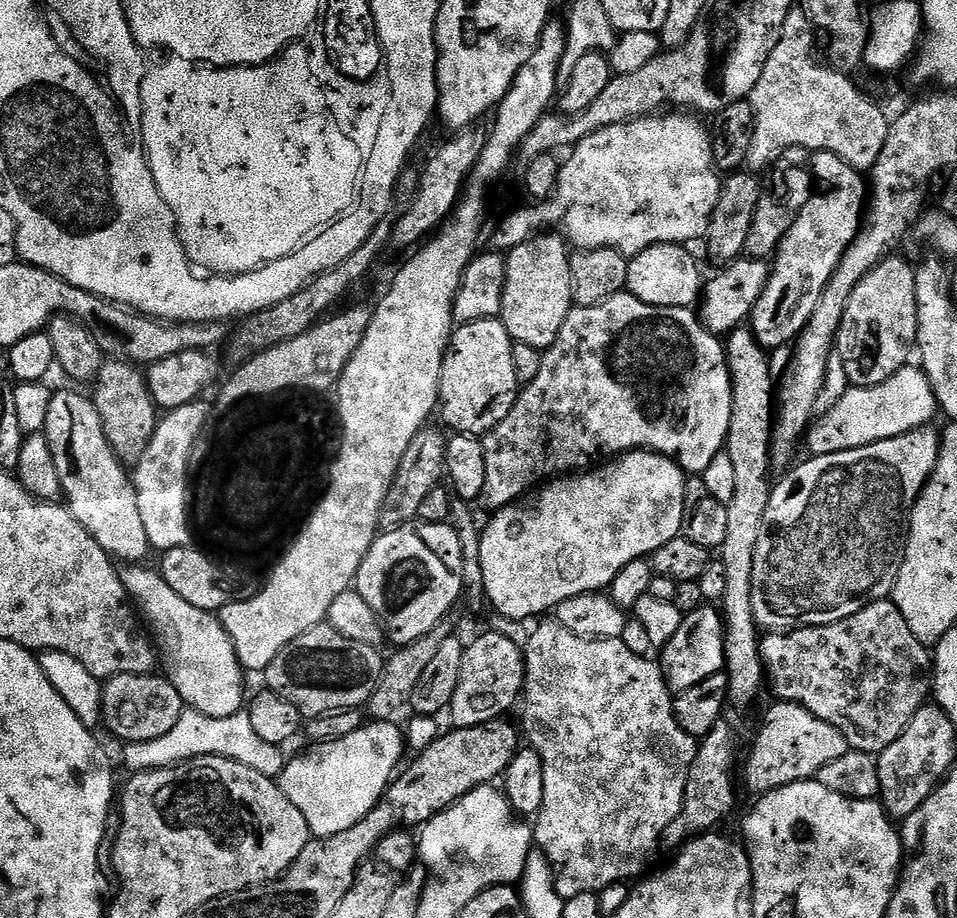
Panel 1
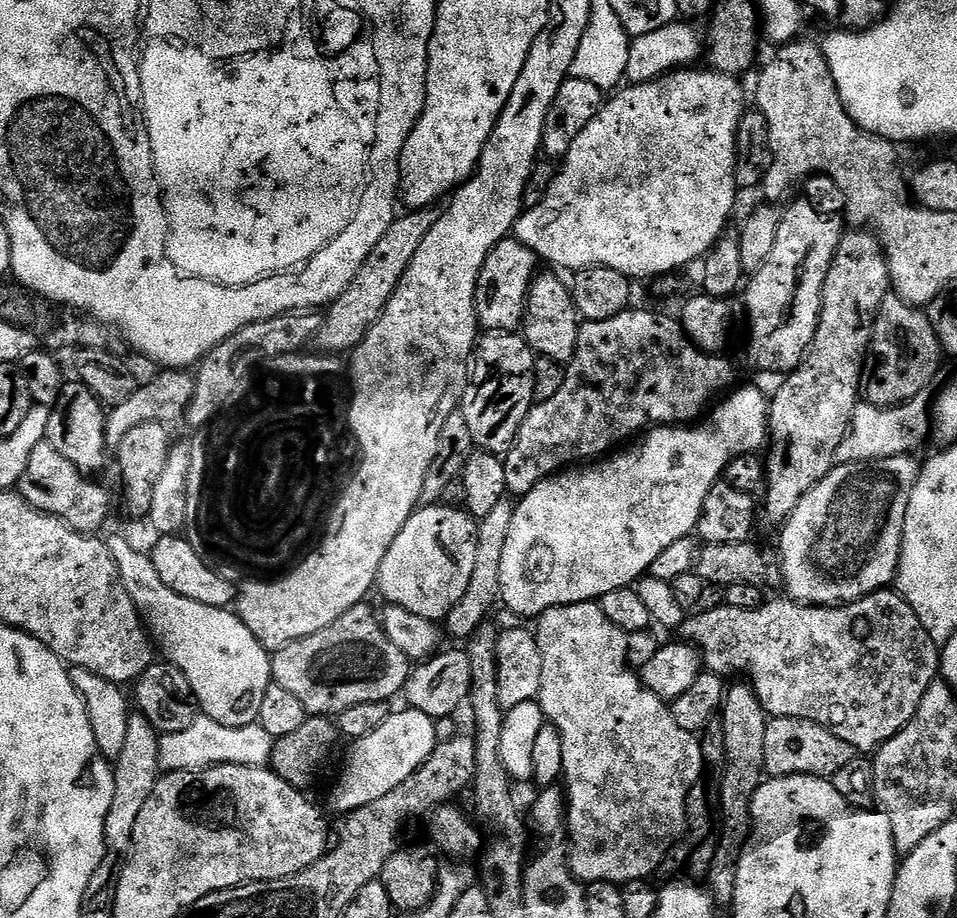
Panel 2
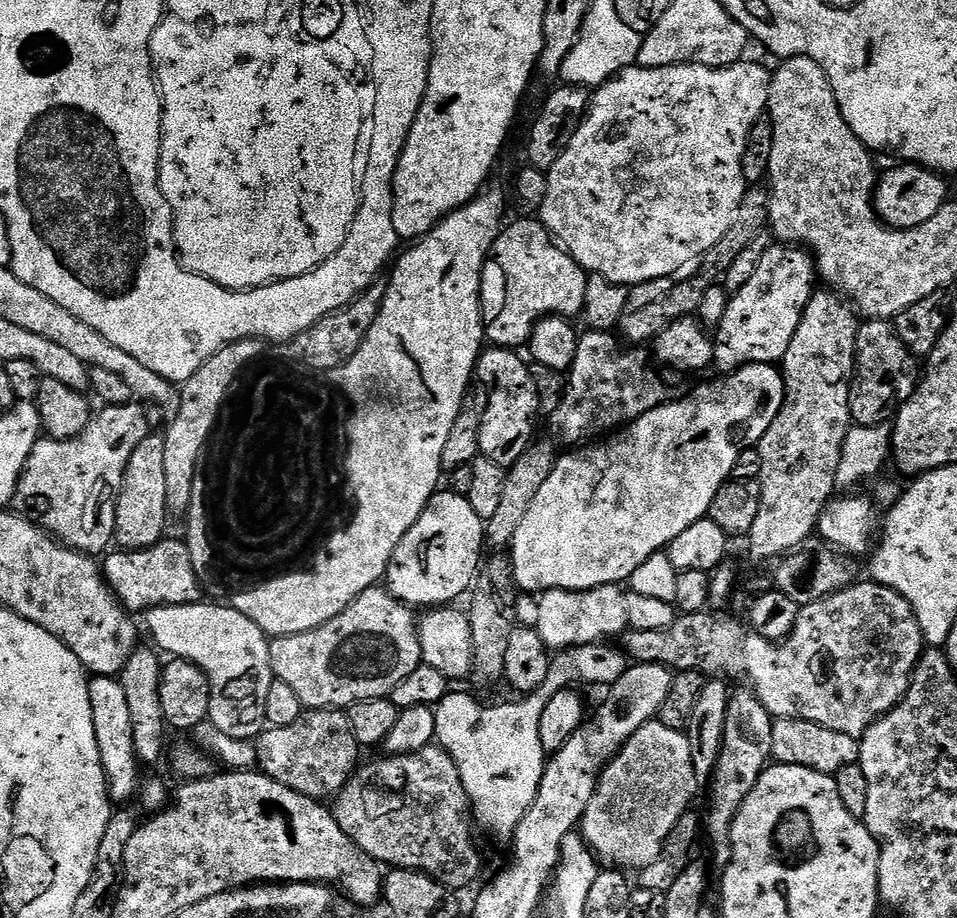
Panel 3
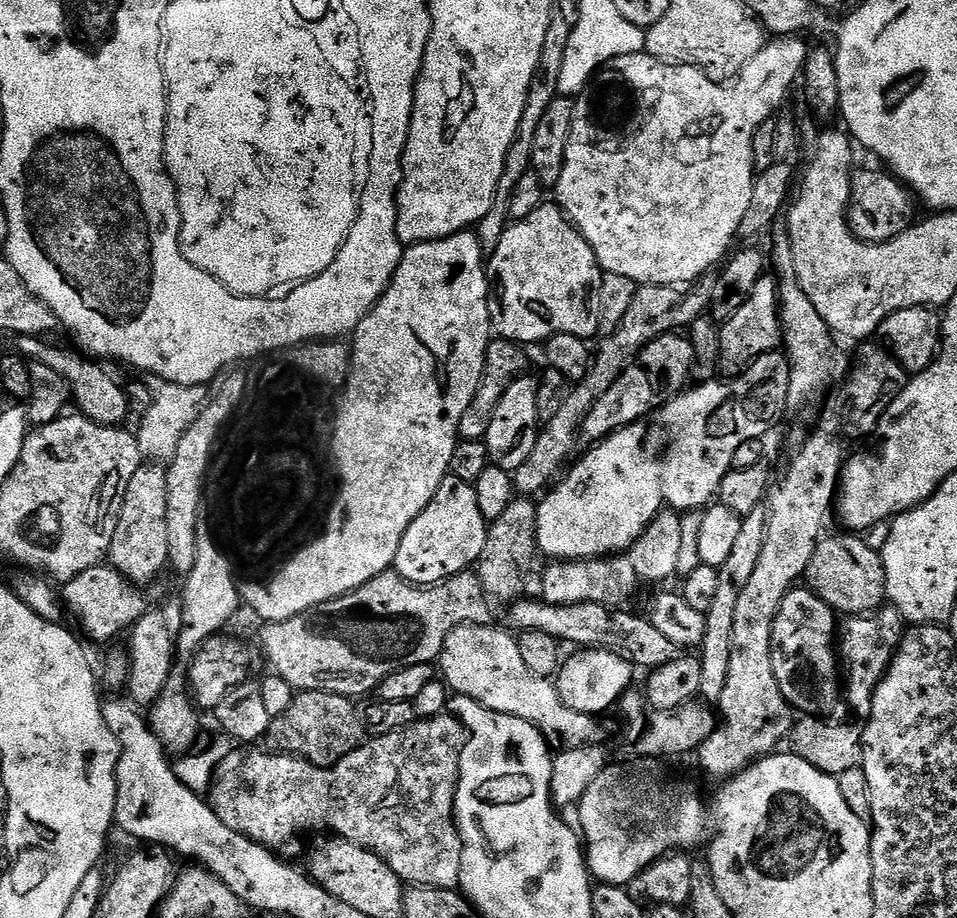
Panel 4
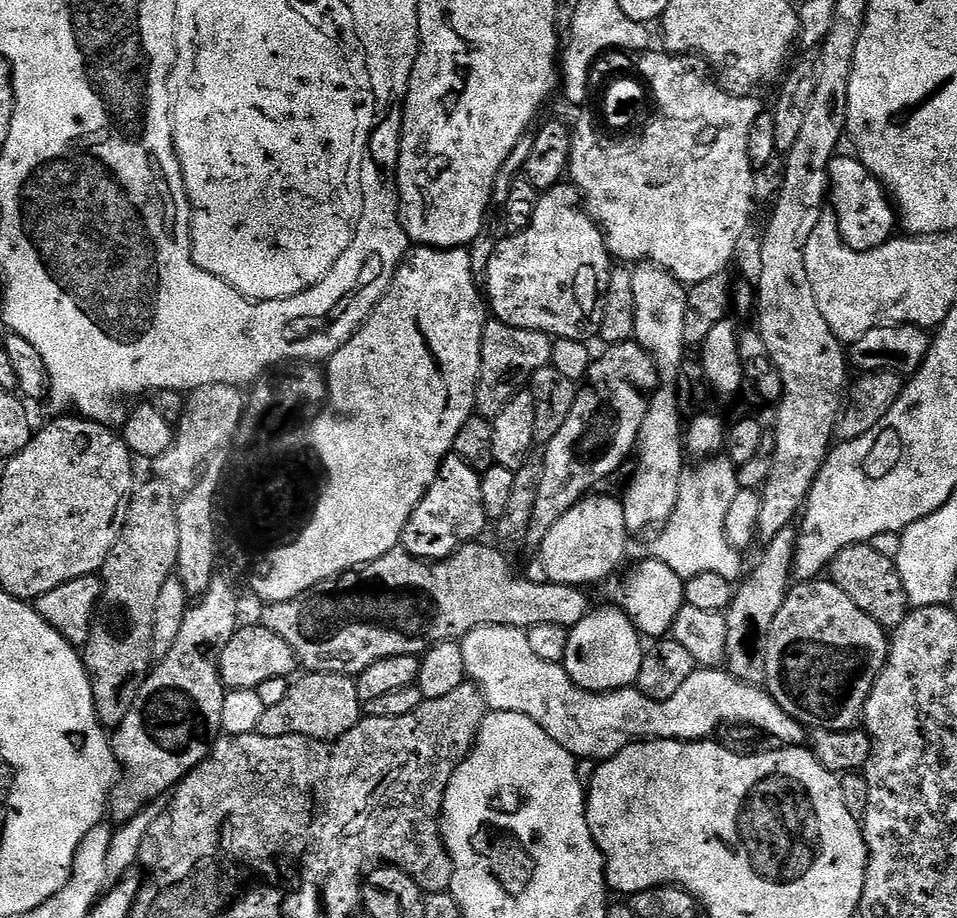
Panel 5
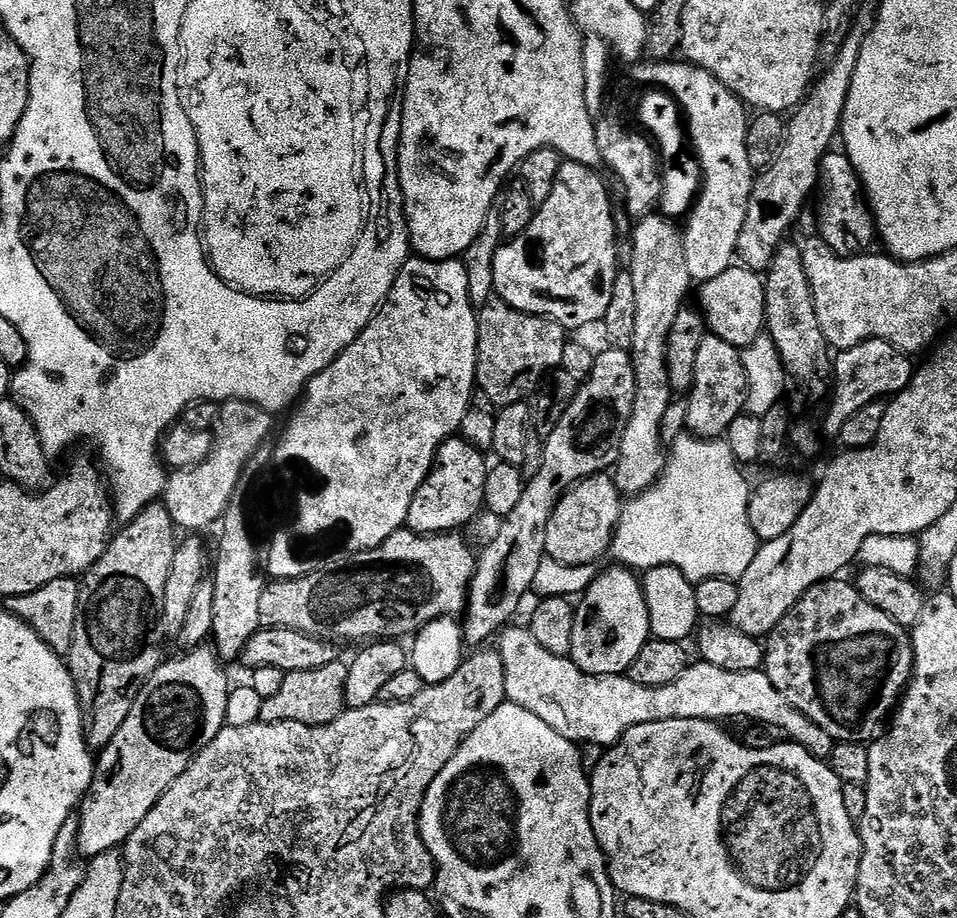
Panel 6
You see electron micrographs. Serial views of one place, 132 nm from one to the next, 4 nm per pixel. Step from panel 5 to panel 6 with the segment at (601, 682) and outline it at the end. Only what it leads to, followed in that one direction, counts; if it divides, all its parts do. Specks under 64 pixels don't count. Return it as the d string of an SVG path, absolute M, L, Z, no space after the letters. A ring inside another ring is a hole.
M623 566L601 571L579 597L575 609L571 660L591 676L625 675L652 636L641 577Z

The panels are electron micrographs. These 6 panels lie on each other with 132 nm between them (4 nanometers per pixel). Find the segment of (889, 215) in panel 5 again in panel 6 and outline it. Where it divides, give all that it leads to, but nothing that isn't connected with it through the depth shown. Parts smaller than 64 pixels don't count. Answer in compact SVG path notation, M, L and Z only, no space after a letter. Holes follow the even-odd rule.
M829 150L822 158L818 181L819 196L820 205L816 208L816 220L820 223L819 239L824 240L830 250L834 250L839 256L865 255L871 249L868 247L878 240L876 218L868 206L860 176L843 151Z

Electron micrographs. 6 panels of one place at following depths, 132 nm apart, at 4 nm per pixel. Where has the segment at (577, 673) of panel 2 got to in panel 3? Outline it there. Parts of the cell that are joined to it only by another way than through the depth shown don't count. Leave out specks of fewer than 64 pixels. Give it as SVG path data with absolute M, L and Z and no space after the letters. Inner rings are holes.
M607 584L575 592L574 590L550 590L543 593L538 600L538 622L535 630L542 638L544 645L549 650L559 650L570 647L578 647L579 644L598 643L607 641L610 637L619 637L629 631L628 627L628 597L627 591L618 584ZM659 719L651 720L625 742L613 760L609 760L608 767L600 774L594 798L590 798L590 806L586 806L586 814L578 828L601 865L612 870L639 870L650 866L654 858L662 854L662 846L666 838L670 838L674 826L678 826L678 818L693 807L692 799L696 791L698 785L694 762L691 761L689 737L679 728L661 724Z

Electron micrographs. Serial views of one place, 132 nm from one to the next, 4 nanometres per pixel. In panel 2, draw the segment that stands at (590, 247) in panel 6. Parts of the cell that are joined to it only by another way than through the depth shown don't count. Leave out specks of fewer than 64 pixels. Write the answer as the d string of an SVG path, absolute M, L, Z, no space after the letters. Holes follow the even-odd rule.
M515 238L506 239L490 250L476 287L476 314L479 327L485 333L516 332L523 325L528 294L532 291L532 281L538 275L536 262L537 254Z

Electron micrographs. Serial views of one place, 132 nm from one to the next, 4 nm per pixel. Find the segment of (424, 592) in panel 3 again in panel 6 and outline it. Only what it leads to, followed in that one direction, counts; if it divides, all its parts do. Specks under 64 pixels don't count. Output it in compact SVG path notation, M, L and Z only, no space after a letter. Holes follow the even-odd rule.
M449 437L436 454L436 461L414 501L410 502L410 514L406 527L412 532L435 534L454 532L464 527L482 512L485 498L485 480L488 469L485 453L464 441L463 437Z

